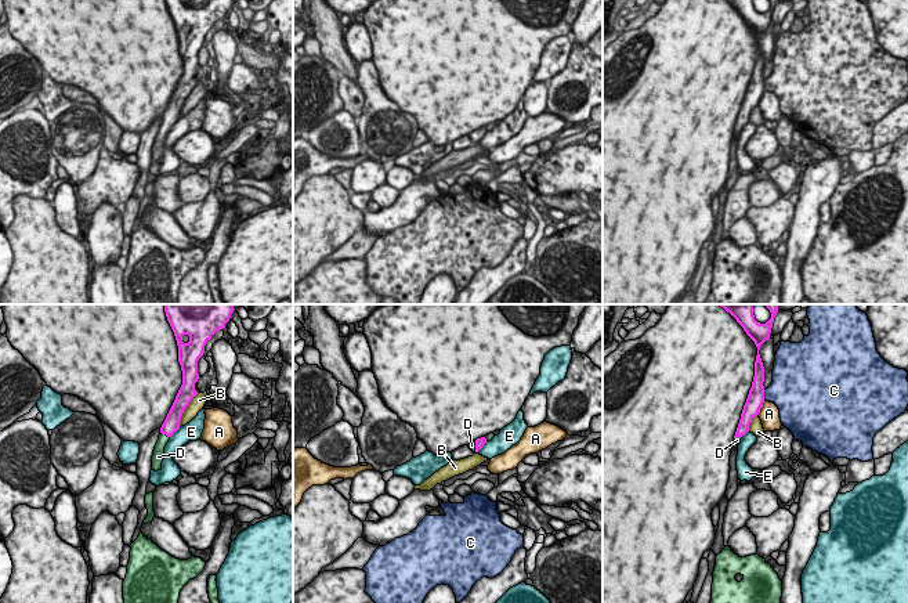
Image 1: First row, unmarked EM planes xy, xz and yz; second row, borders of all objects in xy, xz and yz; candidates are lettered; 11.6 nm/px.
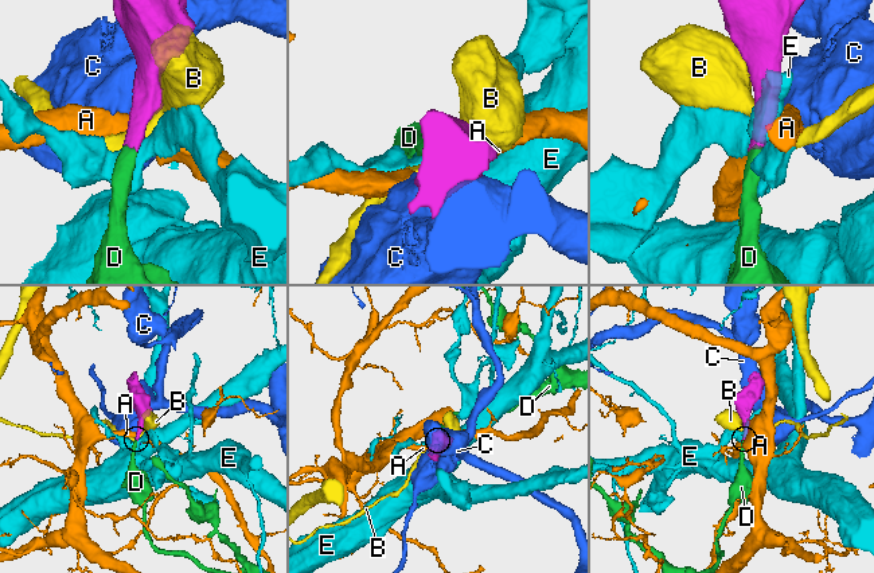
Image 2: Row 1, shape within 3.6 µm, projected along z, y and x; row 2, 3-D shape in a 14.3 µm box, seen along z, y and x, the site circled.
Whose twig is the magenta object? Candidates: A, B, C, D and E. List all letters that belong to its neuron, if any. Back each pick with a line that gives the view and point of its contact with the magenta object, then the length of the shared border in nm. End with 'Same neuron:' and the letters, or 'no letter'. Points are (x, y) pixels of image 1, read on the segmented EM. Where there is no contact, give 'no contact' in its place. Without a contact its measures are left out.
D: xy (165, 433) | 130 nm
Same neuron: D

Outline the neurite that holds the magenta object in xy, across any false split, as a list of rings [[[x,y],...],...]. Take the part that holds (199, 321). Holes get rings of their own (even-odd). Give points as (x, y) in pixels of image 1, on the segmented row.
[[[164,304],[164,313],[178,346],[182,384],[160,427],[152,455],[152,470],[155,472],[162,470],[164,447],[180,429],[185,408],[198,394],[195,390],[199,379],[198,361],[205,353],[205,346],[217,331],[225,328],[234,310],[232,304]]]

